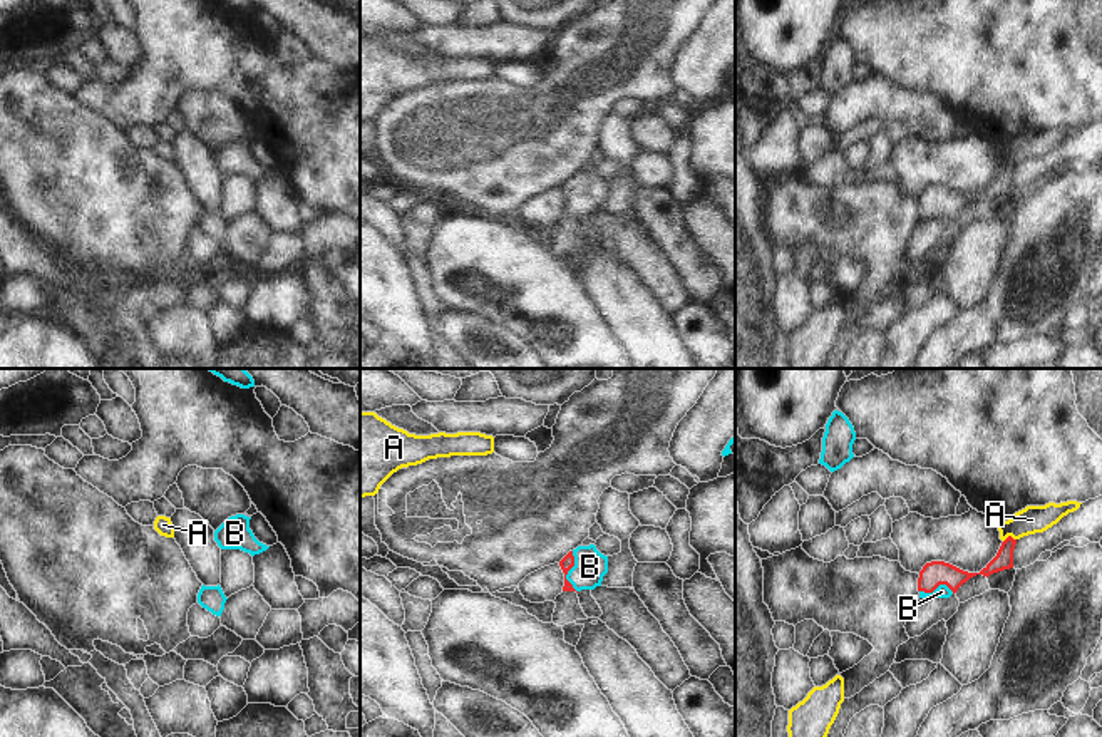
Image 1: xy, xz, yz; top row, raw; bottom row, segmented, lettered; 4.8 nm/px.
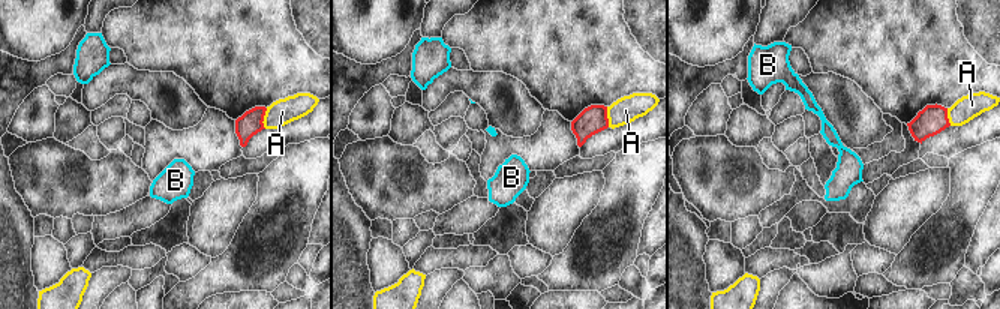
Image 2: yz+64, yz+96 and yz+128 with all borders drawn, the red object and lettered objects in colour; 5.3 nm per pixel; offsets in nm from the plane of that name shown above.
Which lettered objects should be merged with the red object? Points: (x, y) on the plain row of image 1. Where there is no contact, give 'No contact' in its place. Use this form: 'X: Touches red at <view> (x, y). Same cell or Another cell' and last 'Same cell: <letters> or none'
A: Touches red at yz (1009, 161). Another cell
B: Touches red at xz (568, 195). Same cell
Same cell: B

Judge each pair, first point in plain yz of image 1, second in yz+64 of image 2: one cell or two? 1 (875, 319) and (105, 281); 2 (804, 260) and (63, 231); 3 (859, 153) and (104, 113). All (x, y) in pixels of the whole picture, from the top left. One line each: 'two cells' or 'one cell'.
1: one cell
2: one cell
3: two cells

